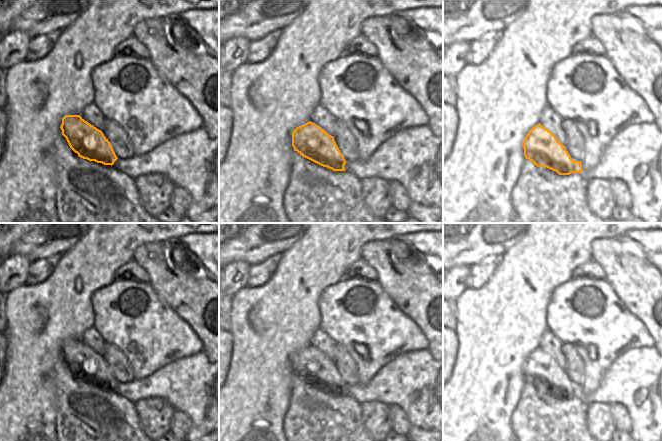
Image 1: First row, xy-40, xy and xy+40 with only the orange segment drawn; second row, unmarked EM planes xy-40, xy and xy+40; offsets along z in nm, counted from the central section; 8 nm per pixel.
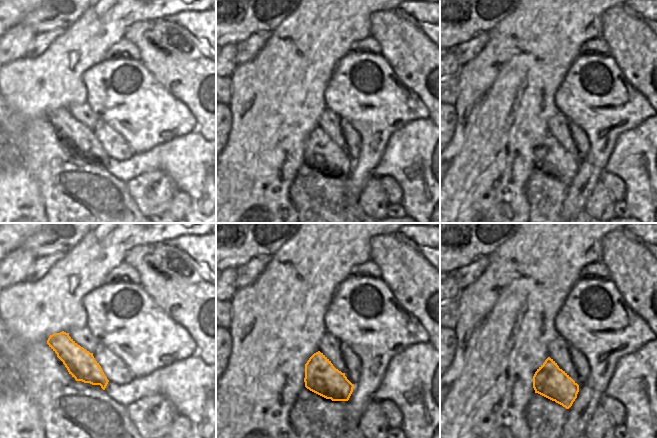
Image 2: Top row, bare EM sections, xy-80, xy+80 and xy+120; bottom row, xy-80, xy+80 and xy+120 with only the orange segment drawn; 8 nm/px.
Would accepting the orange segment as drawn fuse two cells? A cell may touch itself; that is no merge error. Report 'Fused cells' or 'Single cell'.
Single cell.

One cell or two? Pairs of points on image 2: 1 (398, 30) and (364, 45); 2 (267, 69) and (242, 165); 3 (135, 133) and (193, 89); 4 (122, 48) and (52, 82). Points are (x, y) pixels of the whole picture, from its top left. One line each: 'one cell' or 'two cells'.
1: two cells
2: one cell
3: two cells
4: two cells

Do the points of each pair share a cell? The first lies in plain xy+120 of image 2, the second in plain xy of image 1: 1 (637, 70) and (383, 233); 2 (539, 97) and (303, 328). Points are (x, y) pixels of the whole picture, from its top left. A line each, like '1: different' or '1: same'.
1: different
2: same

